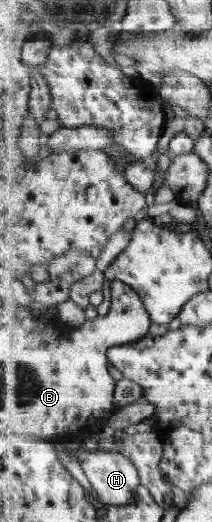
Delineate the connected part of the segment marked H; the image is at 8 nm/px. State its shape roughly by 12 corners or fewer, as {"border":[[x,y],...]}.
{"border":[[81,450],[100,504],[135,501],[140,471],[125,453]]}

